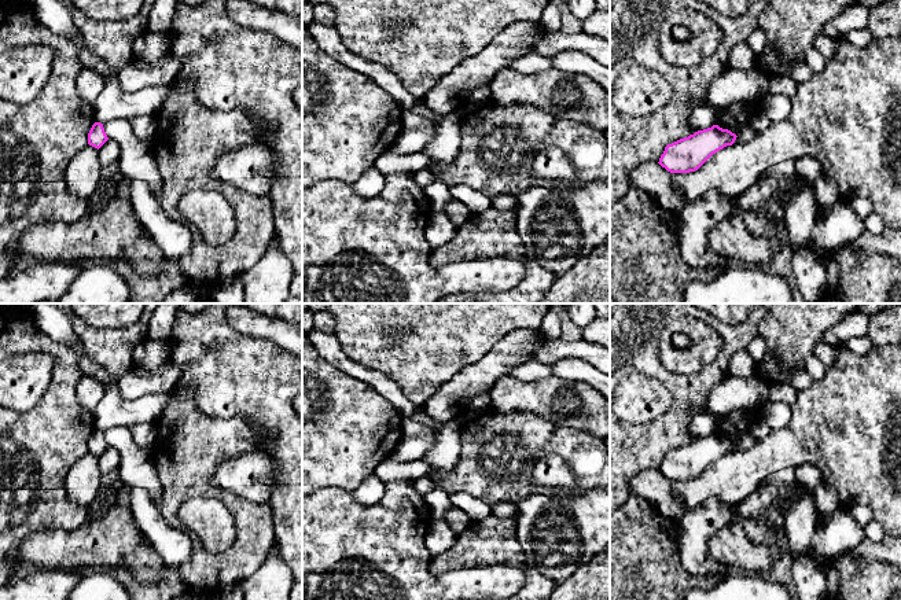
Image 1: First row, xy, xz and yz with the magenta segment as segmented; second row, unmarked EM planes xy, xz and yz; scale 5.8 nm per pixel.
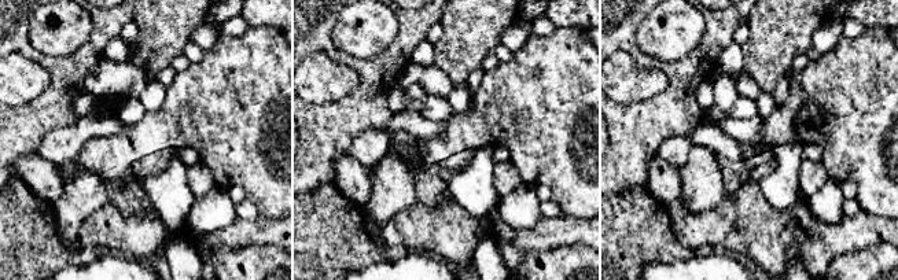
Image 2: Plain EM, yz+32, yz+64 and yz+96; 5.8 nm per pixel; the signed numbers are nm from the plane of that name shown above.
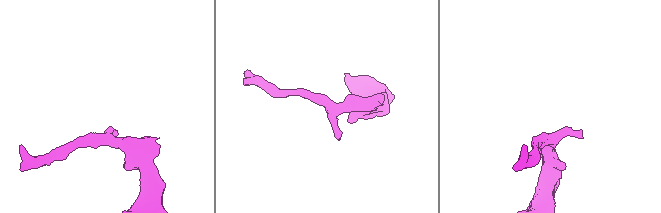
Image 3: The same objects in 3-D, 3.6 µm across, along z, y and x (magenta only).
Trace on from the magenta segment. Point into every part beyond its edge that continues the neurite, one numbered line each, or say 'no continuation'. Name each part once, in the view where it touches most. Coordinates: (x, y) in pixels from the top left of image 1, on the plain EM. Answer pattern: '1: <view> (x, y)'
no continuation

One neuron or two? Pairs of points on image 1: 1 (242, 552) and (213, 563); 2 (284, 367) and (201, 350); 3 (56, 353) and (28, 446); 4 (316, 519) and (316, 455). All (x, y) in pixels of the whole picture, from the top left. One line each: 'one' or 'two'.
1: one
2: one
3: one
4: two

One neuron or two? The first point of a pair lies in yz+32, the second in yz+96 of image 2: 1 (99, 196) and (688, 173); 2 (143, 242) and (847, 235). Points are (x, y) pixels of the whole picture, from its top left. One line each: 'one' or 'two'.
1: one
2: one

